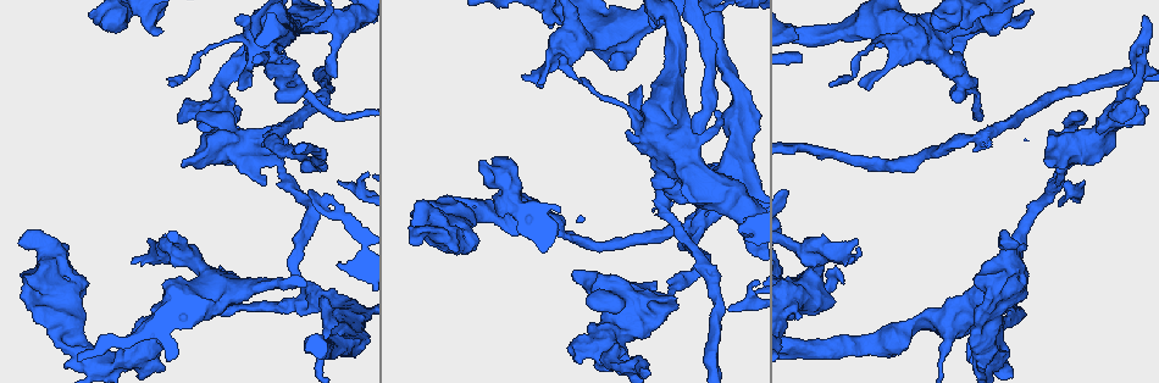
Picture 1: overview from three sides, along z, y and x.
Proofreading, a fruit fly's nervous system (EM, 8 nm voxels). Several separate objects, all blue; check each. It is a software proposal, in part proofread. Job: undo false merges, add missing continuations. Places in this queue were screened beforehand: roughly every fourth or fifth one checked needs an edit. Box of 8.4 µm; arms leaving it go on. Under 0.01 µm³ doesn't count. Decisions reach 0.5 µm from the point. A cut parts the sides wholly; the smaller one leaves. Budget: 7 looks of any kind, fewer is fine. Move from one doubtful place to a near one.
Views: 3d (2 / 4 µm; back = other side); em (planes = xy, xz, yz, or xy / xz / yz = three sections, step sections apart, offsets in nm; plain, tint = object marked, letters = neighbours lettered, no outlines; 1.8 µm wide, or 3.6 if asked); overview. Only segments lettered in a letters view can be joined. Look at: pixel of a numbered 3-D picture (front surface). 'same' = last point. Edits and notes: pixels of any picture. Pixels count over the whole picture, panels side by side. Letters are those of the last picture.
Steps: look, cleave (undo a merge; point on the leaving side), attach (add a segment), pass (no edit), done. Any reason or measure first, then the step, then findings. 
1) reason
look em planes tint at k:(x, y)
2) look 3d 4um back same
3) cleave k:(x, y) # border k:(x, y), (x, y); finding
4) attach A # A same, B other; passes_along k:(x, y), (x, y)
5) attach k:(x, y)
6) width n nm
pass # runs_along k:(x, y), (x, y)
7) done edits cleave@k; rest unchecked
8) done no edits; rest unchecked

stops while still wide
look em yz step 16 tint at 1:(22, 240)

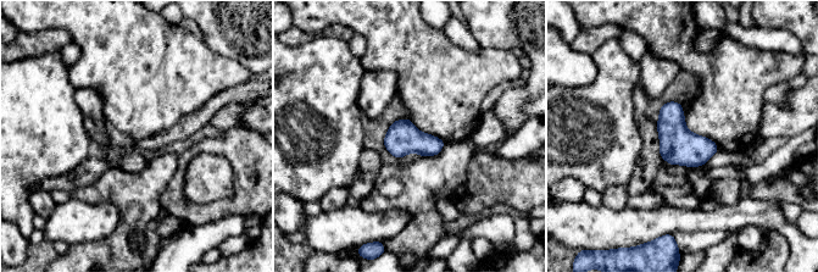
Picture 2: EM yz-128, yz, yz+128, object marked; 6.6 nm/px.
look em planes letters same

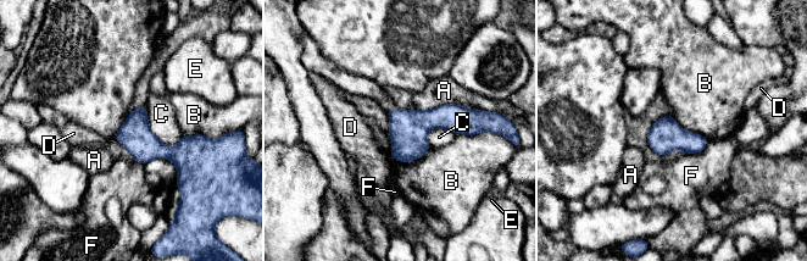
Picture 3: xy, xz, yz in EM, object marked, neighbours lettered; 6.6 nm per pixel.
width 220 nm
pass # A other, B other, C other, D other, E other, F other; border 3:(387, 132), (393, 159), (430, 146); none of them fits

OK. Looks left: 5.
branch stops here
look em planes letters at 1:(189, 111)

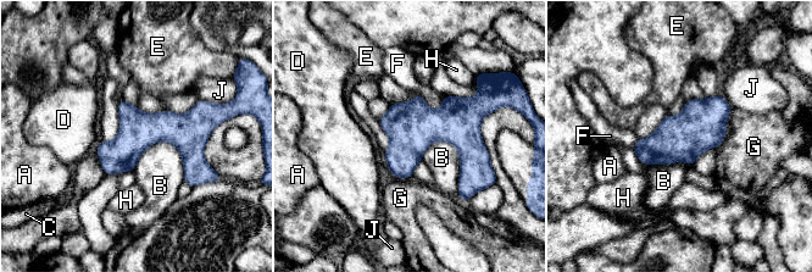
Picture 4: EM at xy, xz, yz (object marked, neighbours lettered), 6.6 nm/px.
width 240 nm
pass # A other, B other, C other, D other, E other, F other, G other, H other, J other; no lettered segment goes on from it

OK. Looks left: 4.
free end
look em xz step 4 tint at 1:(160, 29)

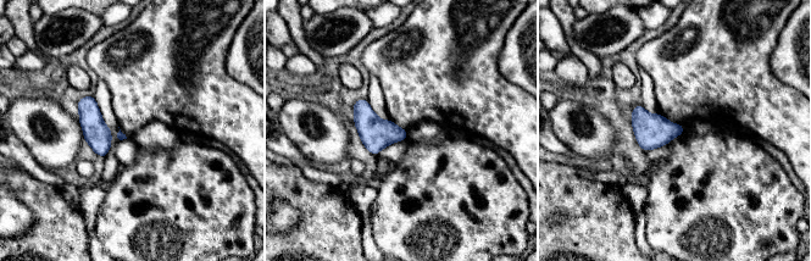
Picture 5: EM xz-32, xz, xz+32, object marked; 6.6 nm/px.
another direction
look em planes letters same

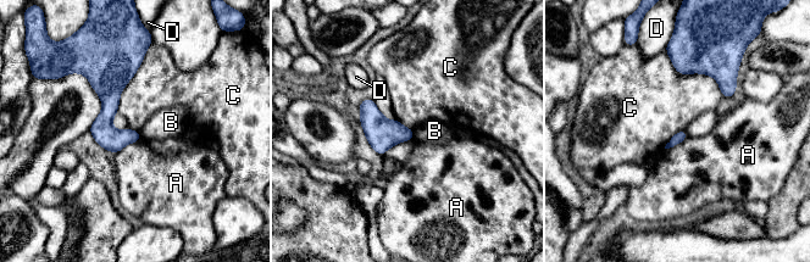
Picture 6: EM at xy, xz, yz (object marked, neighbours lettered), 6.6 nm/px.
longest_contact C 480 nm
pass # A other, B other, C other, D other; border 6:(665, 51), (722, 95); no lettered segment goes on from it

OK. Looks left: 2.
done no edits; rest unchecked

